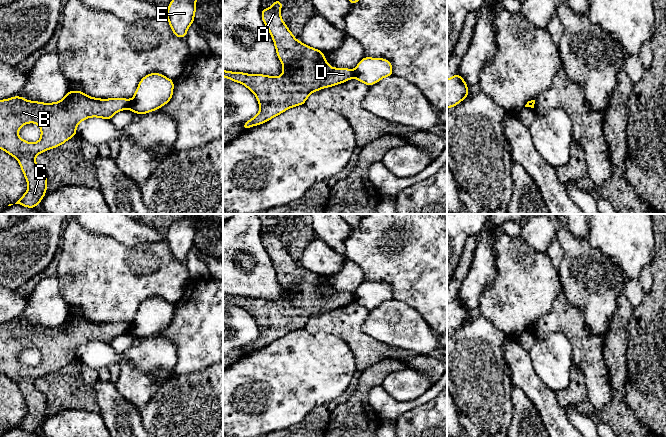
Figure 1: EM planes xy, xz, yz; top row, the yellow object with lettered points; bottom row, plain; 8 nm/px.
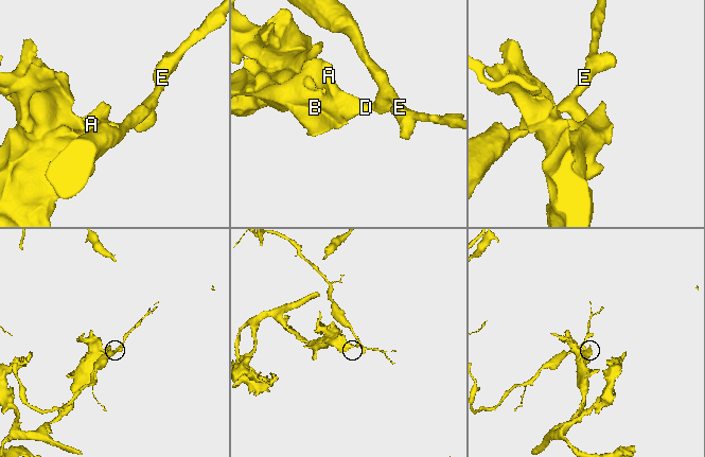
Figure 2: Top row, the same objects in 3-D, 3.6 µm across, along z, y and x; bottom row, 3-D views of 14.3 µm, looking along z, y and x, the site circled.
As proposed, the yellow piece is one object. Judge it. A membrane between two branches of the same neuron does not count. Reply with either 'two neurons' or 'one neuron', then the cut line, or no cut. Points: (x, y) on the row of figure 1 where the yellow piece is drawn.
two neurons; cut xy (128, 100), (129, 107)

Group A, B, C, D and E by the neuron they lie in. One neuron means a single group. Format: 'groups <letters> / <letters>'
groups A B C D / E

